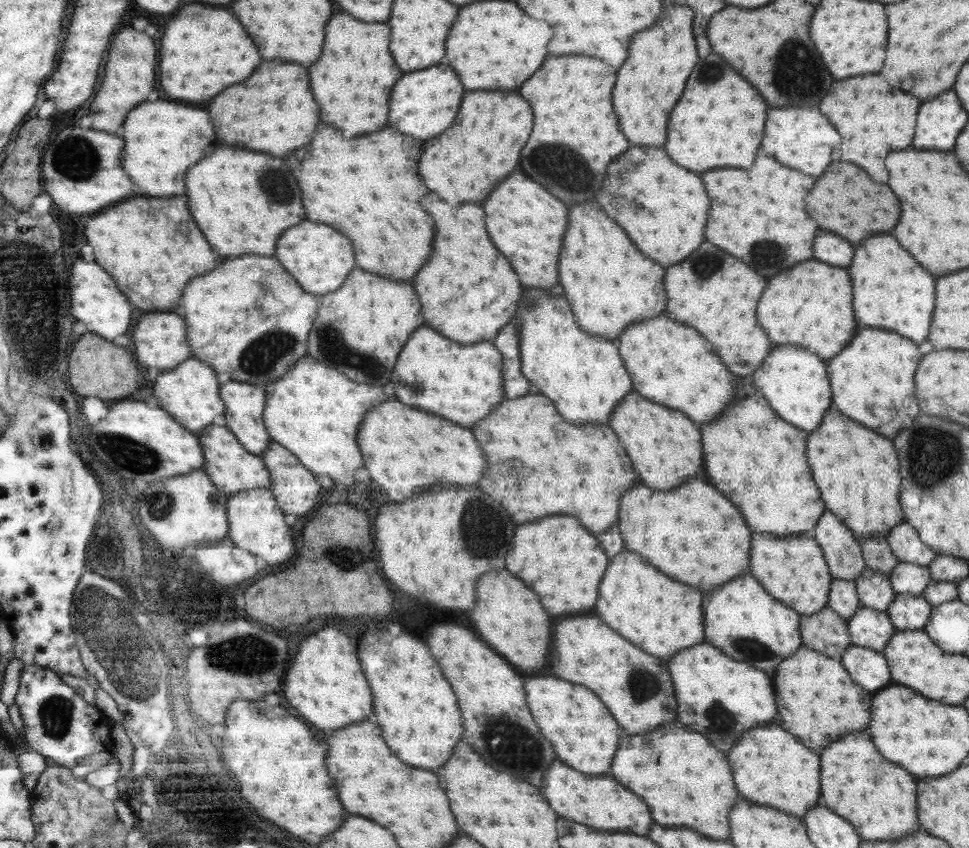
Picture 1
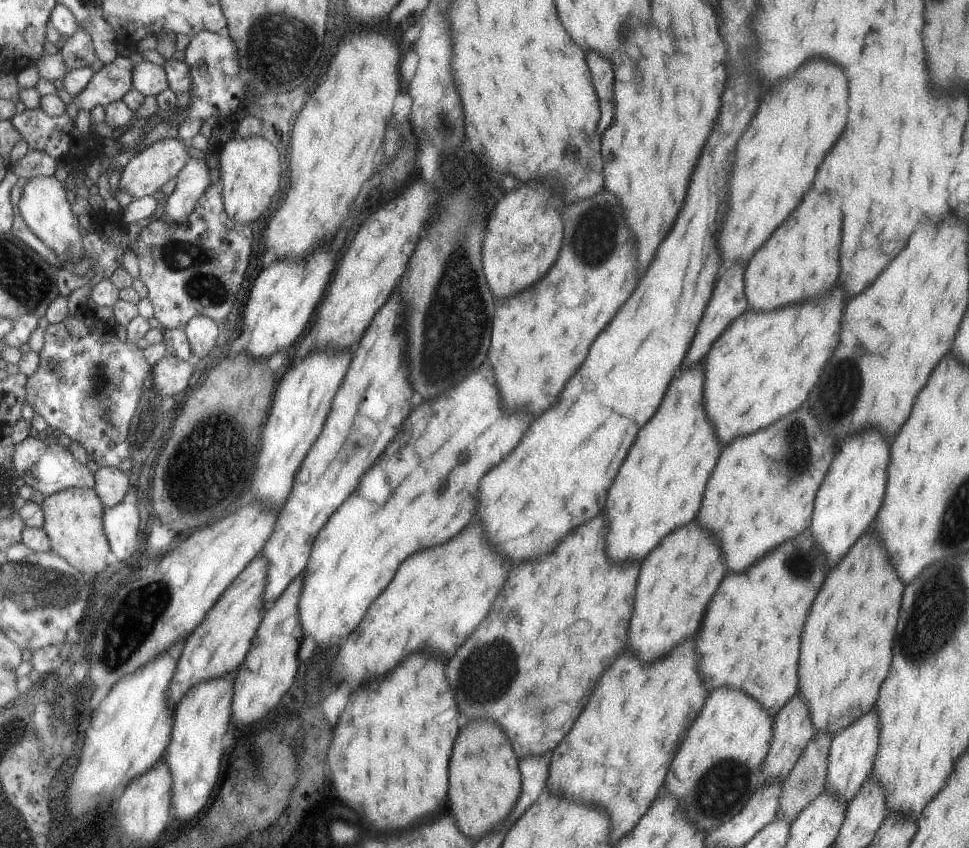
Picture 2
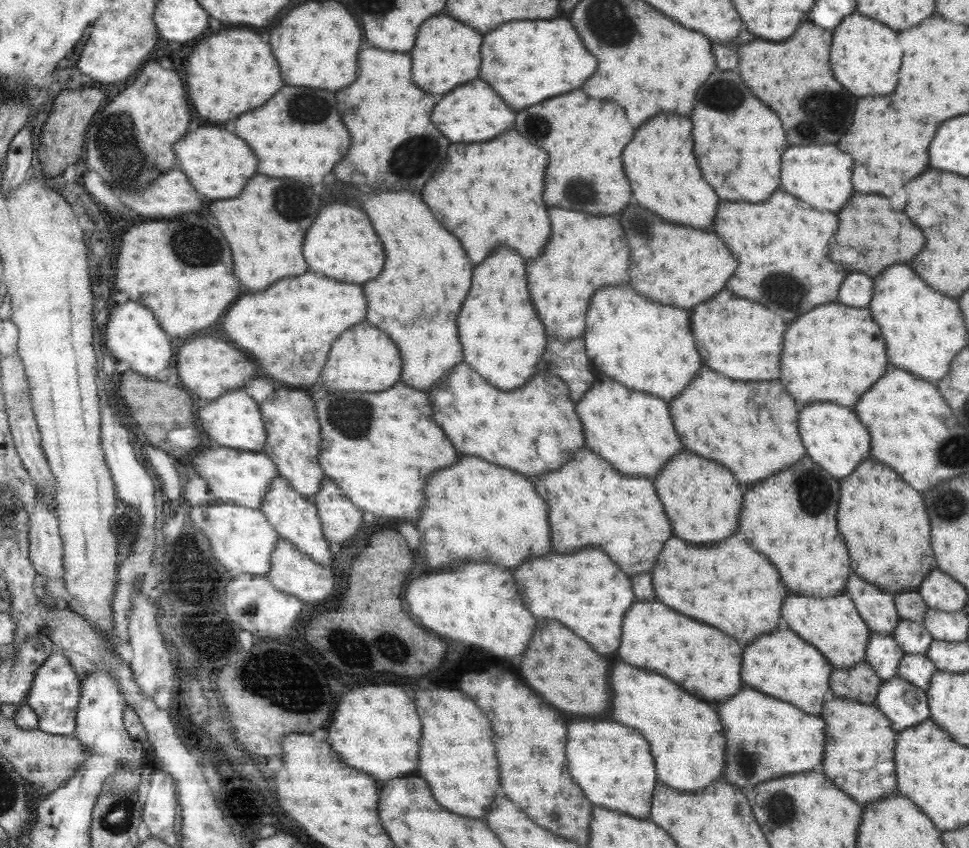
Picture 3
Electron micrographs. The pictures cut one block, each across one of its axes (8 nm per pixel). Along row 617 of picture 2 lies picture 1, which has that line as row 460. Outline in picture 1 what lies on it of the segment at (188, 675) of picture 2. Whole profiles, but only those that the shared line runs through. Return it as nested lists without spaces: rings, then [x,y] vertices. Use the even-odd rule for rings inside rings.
[[[222,423],[211,424],[210,427],[194,434],[198,438],[199,445],[202,446],[203,456],[205,456],[205,462],[201,469],[207,473],[211,483],[219,489],[219,492],[229,495],[233,492],[255,488],[270,488],[270,471],[263,464],[261,456],[246,452],[237,438],[234,437],[234,433]]]

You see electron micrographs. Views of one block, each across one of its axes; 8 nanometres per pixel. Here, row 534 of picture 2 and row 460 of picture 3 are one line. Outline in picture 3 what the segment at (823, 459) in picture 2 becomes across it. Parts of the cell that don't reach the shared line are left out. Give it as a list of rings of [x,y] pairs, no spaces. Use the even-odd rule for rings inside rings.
[[[703,366],[695,376],[695,384],[687,384],[682,390],[667,403],[675,428],[683,436],[683,446],[707,460],[727,464],[741,488],[791,466],[805,455],[797,424],[797,402],[787,396],[777,380],[733,382]]]

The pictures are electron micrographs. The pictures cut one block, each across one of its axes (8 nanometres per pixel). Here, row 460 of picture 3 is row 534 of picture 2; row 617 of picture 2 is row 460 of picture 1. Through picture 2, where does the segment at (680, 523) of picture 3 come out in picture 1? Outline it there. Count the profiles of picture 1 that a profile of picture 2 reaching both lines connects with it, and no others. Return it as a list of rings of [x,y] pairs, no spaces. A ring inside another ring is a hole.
[[[631,392],[631,396],[624,396],[618,402],[610,418],[608,426],[619,432],[619,440],[623,440],[623,448],[627,448],[627,456],[631,456],[635,472],[639,472],[643,484],[651,484],[651,488],[667,492],[683,484],[687,478],[703,472],[699,430],[681,412],[651,404],[637,392]]]

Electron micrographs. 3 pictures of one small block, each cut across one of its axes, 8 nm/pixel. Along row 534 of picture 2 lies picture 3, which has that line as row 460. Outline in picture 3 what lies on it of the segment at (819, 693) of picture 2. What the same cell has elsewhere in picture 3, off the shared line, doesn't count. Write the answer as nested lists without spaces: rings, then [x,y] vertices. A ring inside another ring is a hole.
[[[867,456],[851,476],[839,480],[843,496],[839,496],[839,532],[851,548],[851,568],[864,581],[895,593],[915,591],[922,580],[937,568],[929,548],[929,522],[921,496],[909,488],[899,476],[875,458]]]

